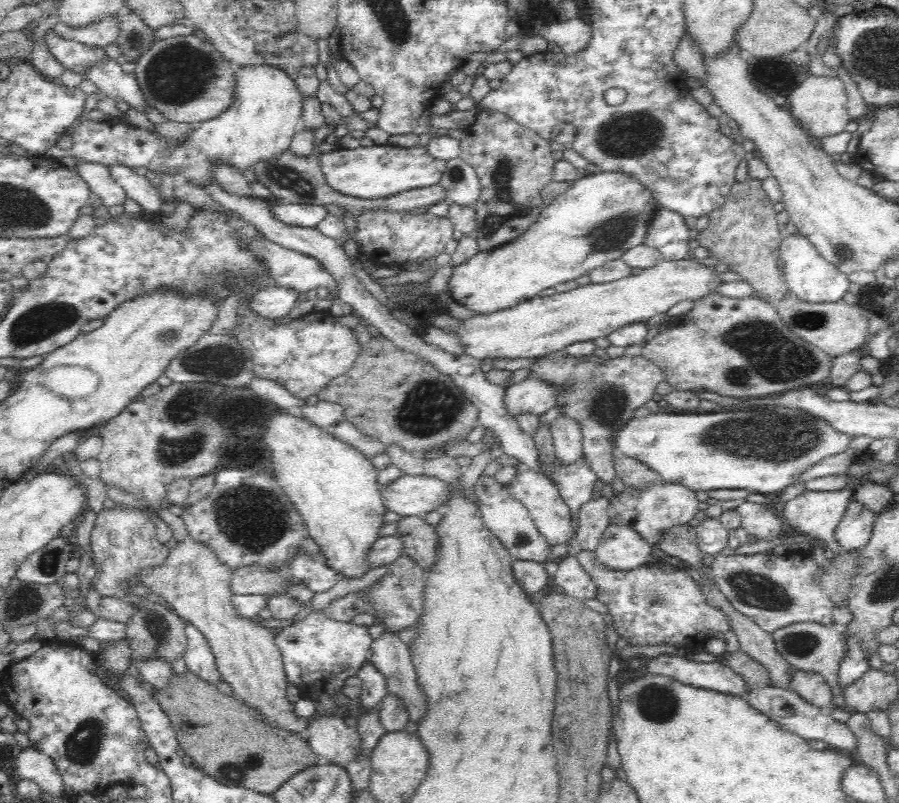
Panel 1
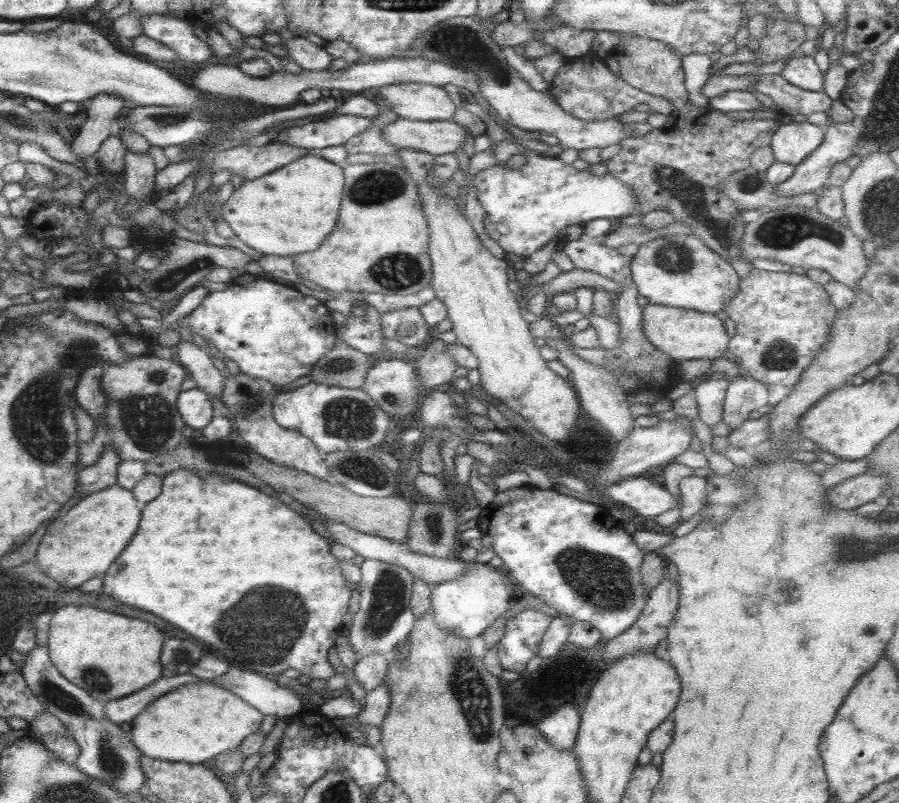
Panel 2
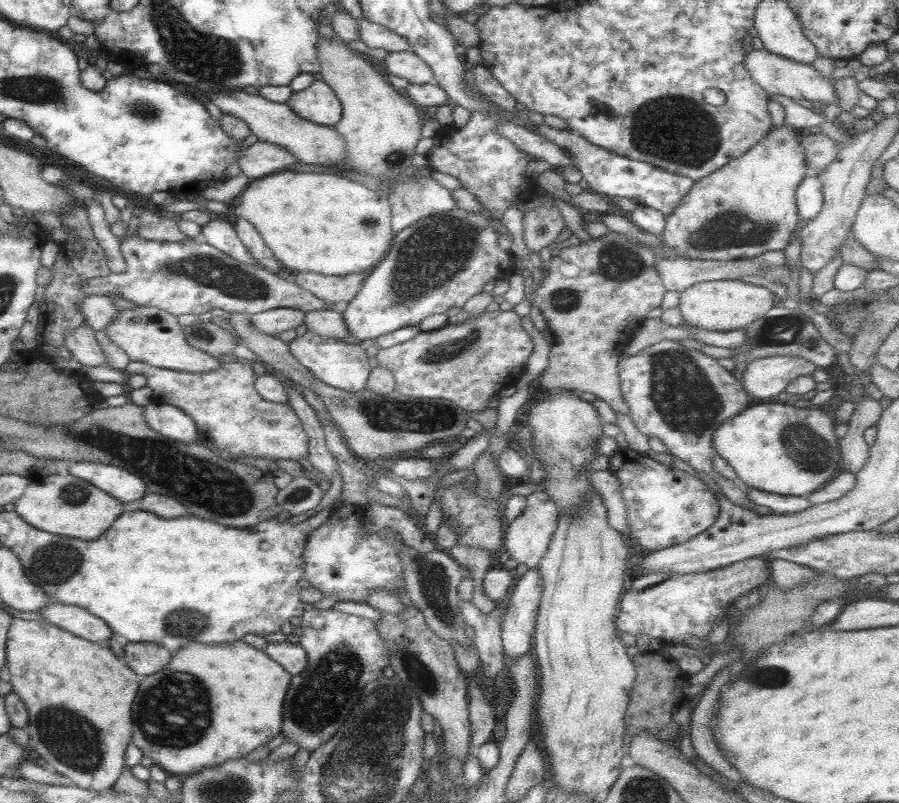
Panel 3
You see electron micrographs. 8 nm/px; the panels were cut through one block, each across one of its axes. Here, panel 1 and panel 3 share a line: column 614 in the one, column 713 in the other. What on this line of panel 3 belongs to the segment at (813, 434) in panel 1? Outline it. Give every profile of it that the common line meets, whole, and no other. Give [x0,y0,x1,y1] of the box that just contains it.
[712,402,840,497]

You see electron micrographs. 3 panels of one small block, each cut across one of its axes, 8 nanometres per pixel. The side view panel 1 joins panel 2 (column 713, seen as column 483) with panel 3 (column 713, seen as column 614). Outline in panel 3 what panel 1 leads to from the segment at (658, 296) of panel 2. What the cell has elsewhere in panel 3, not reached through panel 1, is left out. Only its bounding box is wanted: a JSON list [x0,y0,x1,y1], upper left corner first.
[660,122,808,260]

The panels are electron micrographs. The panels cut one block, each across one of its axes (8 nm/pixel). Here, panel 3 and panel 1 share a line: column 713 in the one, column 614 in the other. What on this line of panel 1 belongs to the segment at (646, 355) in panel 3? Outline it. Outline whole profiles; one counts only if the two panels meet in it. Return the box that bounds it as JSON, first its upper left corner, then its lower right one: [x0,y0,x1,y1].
[528,350,664,485]

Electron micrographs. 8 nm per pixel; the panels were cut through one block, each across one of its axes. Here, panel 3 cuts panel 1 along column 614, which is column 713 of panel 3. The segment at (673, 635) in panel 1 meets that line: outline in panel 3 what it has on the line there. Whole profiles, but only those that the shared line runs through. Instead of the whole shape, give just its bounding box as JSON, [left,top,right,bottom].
[615,557,770,645]

